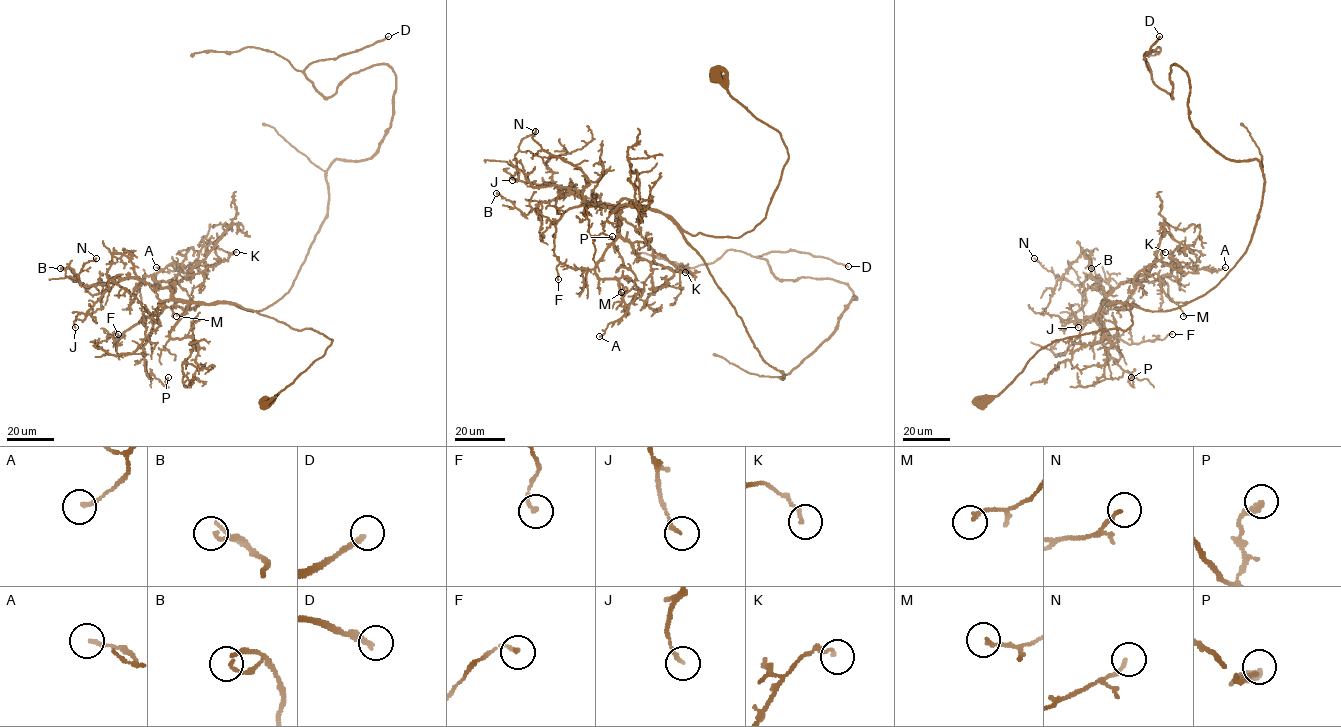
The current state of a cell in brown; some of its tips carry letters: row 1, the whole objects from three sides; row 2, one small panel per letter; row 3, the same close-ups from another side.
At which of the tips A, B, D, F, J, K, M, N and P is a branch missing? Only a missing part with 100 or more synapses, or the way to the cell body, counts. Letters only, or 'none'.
D

